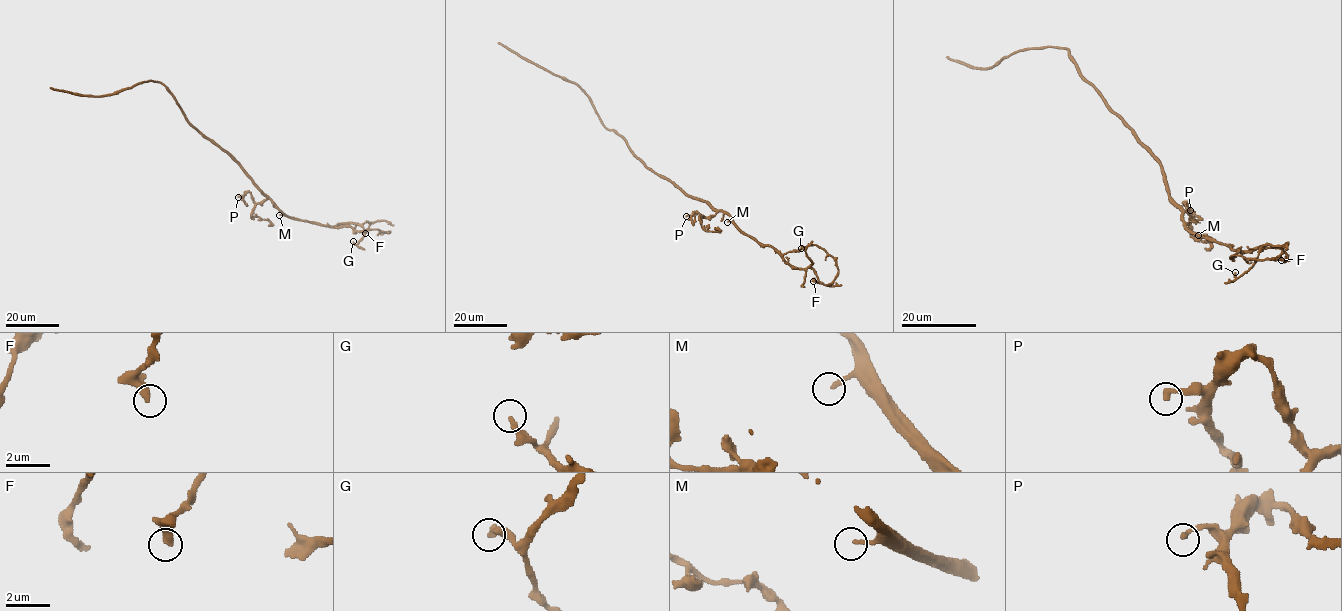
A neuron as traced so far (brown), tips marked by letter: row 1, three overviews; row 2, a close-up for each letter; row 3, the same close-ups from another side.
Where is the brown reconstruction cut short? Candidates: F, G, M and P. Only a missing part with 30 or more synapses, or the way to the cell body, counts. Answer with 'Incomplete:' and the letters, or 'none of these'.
Incomplete: M

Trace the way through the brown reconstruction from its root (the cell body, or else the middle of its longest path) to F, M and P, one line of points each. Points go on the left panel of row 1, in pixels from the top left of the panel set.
F: (221, 149), (283, 213), (331, 226), (369, 222), (365, 233)
M: (221, 149), (282, 213), (279, 215)
P: (221, 149), (268, 197), (255, 203), (249, 192), (238, 197)

